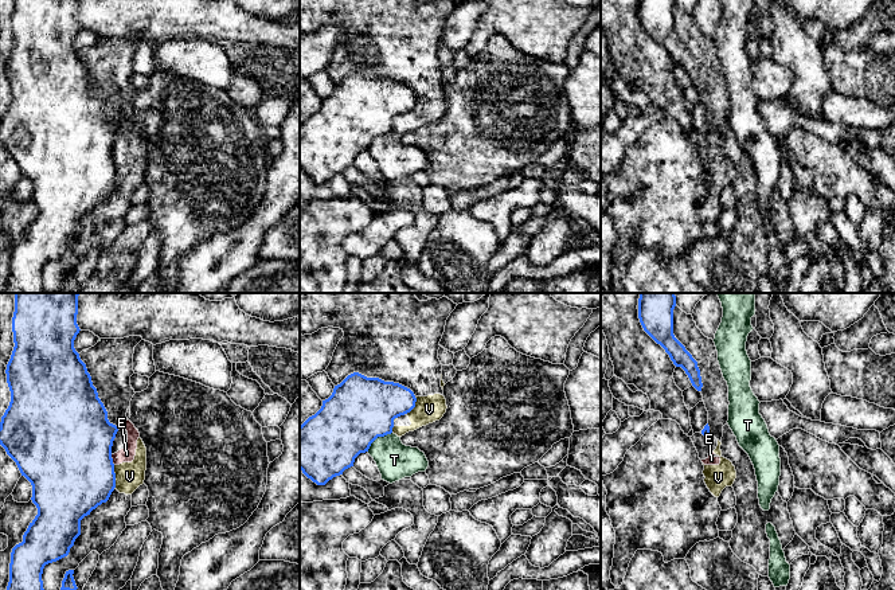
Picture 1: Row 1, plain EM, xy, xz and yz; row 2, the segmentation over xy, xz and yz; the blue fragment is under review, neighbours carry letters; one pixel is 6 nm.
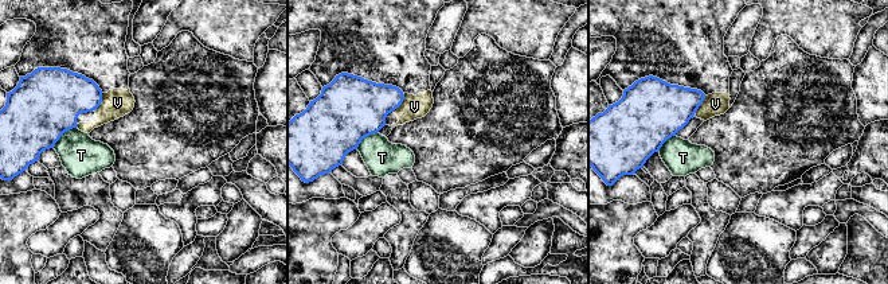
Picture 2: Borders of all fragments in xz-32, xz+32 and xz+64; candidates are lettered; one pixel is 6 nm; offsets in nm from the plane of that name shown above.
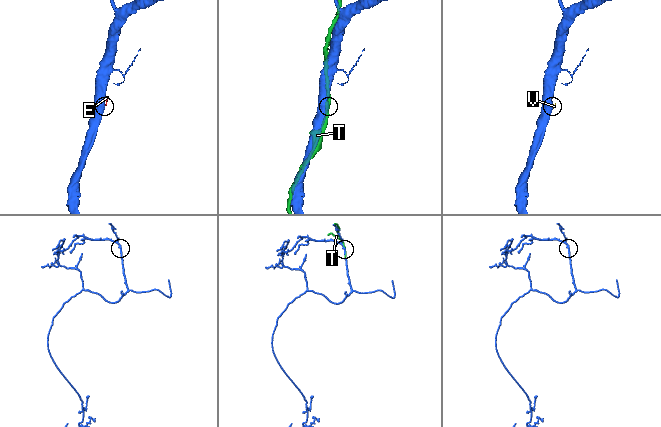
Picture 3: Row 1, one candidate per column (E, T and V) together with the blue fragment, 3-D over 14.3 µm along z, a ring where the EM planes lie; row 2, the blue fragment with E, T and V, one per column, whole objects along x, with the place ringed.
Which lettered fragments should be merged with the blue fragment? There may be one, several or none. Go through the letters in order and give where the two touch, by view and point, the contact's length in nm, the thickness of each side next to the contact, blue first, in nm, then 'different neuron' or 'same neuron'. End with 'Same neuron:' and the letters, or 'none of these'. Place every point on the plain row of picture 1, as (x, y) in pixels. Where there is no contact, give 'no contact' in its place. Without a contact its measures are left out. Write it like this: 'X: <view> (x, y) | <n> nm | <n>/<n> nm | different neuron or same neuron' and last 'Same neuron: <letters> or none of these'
E: xy (112, 159) | 70 nm | 500/80 nm | different neuron
T: xz (378, 135) | 190 nm | 400/220 nm | different neuron
V: xy (114, 176) | 140 nm | 480/170 nm | different neuron
Same neuron: none of these

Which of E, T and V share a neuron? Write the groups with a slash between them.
E V / T

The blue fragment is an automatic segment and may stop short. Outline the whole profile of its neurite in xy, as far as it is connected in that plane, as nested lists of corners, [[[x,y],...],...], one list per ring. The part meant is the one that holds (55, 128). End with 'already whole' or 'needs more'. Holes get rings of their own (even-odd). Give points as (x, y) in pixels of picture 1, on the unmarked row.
[[[15,0],[12,16],[13,50],[7,63],[11,101],[0,121],[0,144],[16,161],[22,175],[32,184],[32,202],[38,214],[11,251],[9,281],[4,293],[46,293],[42,273],[46,263],[69,254],[81,234],[81,219],[102,202],[116,187],[112,145],[118,126],[109,121],[108,110],[98,97],[86,63],[74,47],[79,32],[78,0]]]; already whole

